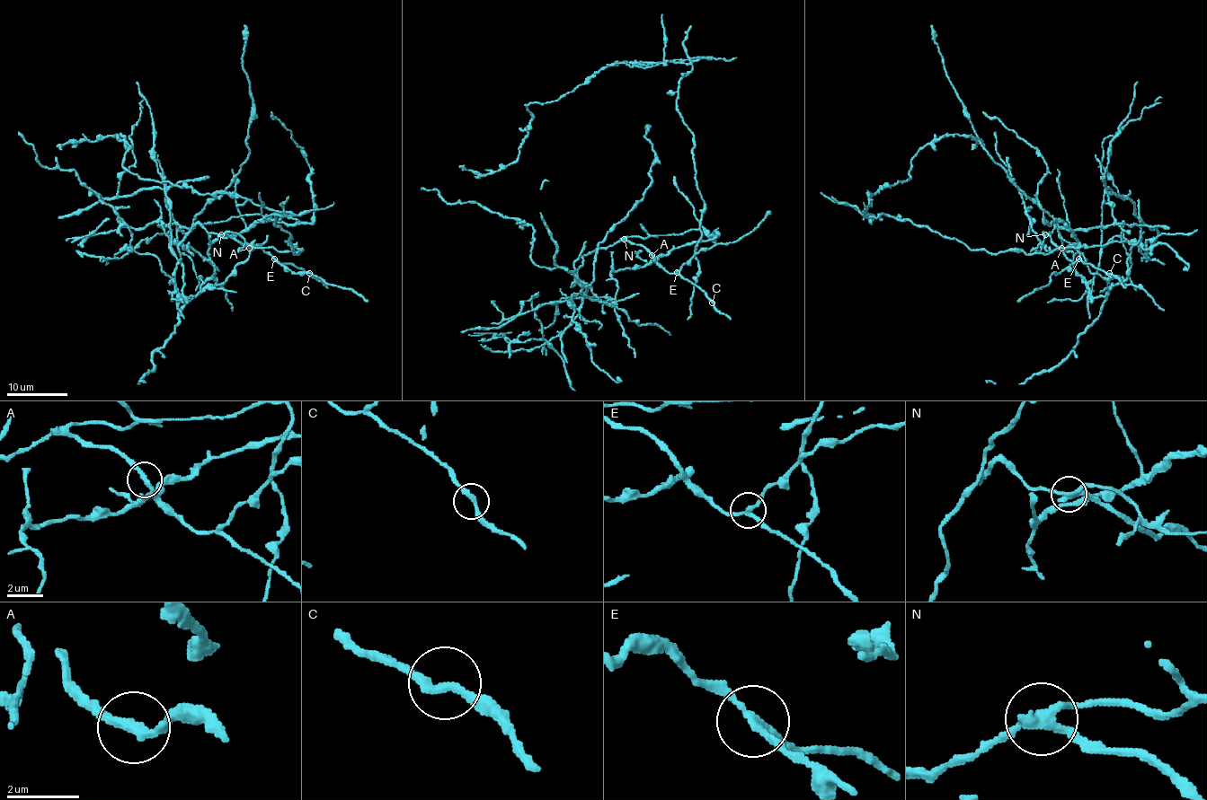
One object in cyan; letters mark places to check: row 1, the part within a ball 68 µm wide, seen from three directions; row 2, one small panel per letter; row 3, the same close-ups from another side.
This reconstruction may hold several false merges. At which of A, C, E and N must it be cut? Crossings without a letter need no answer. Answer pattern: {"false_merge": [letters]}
{"false_merge": ["E", "N"]}

